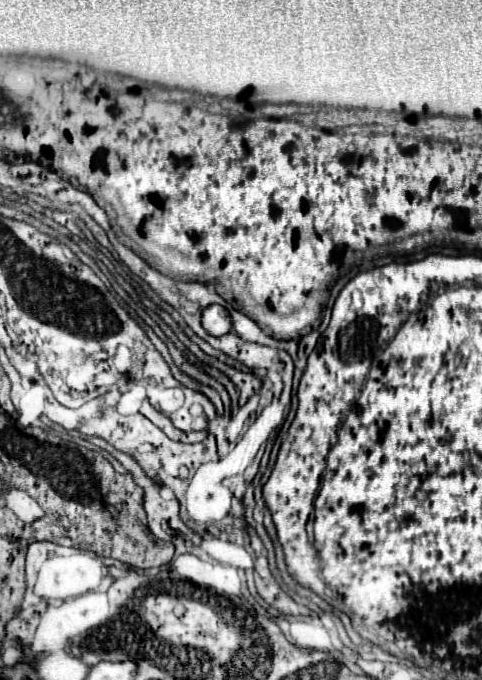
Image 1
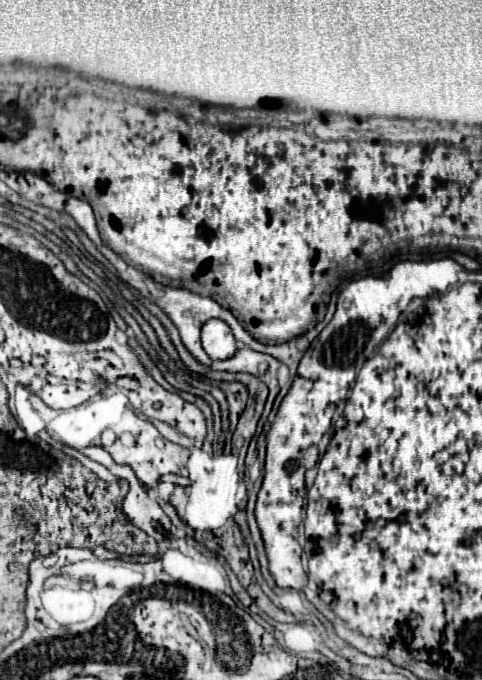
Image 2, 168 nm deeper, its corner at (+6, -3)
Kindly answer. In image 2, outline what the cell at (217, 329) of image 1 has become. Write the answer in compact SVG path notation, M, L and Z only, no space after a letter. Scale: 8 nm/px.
M212 318L202 326L202 346L214 360L230 358L236 352L236 340L232 336L232 330L220 318Z

